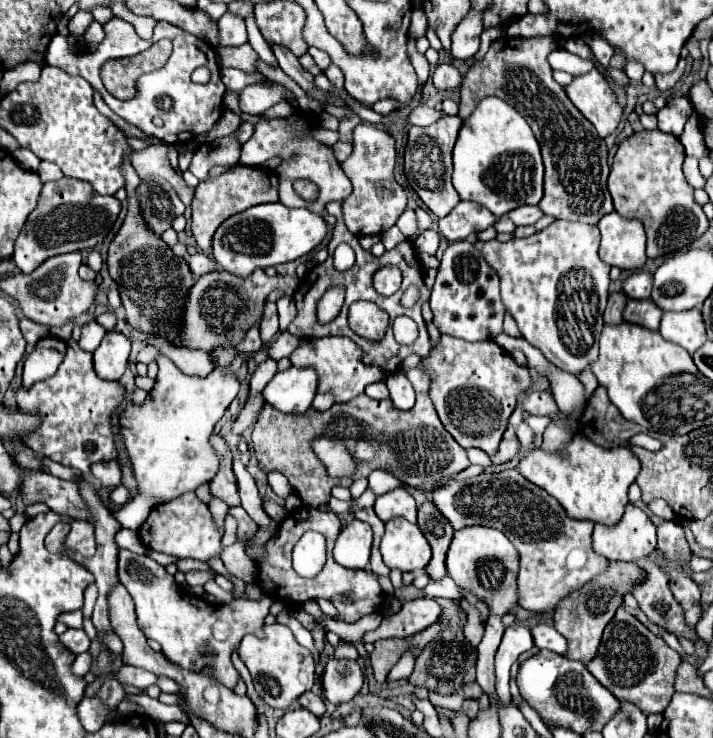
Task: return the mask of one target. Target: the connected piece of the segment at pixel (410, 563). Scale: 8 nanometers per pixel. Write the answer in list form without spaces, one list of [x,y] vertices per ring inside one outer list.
[[[406,518],[386,522],[380,552],[388,568],[398,568],[402,572],[420,572],[430,562],[428,540],[420,532],[418,524],[412,524]]]

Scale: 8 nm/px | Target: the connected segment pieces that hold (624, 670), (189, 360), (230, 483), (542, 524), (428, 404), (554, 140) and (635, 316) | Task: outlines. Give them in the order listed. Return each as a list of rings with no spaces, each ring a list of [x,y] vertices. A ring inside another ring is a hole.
[[[620,608],[602,634],[596,658],[592,658],[592,662],[586,666],[592,670],[592,676],[600,680],[604,688],[612,690],[620,702],[632,702],[648,716],[662,714],[670,704],[678,664],[680,654],[676,650],[672,650],[660,636],[654,636],[642,622]]]
[[[152,338],[148,340],[150,344],[154,344],[162,354],[170,356],[174,360],[174,364],[188,376],[206,376],[214,370],[214,358],[212,354],[204,352],[204,350],[182,350],[182,348],[174,348],[172,344],[164,342],[162,338]]]
[[[212,436],[210,444],[216,448],[216,454],[220,458],[220,470],[210,482],[210,492],[214,498],[220,498],[228,506],[238,506],[238,488],[236,488],[236,476],[232,472],[232,452],[222,436]]]
[[[504,470],[498,474],[478,474],[478,476],[468,478],[464,482],[450,482],[444,488],[430,492],[428,500],[432,500],[436,504],[436,508],[450,520],[454,530],[476,524],[476,526],[498,528],[502,534],[508,536],[508,540],[514,544],[514,548],[520,554],[520,572],[518,572],[520,606],[530,612],[542,614],[542,612],[554,610],[572,590],[584,586],[594,576],[602,574],[610,564],[606,558],[598,556],[592,550],[590,536],[592,536],[594,524],[588,520],[568,518],[556,498],[552,498],[548,492],[544,492],[536,484],[528,482],[518,470]]]
[[[408,370],[408,380],[412,382],[414,390],[416,390],[416,404],[412,410],[408,412],[402,412],[402,410],[396,410],[392,406],[392,400],[372,400],[368,398],[366,394],[346,402],[346,404],[334,404],[330,410],[326,412],[316,412],[316,410],[308,410],[306,414],[298,414],[298,416],[288,416],[288,414],[282,414],[278,410],[274,410],[270,404],[264,406],[262,414],[260,414],[260,420],[256,422],[254,426],[254,452],[256,452],[256,458],[258,458],[258,466],[264,470],[264,472],[282,472],[290,486],[294,488],[294,492],[300,496],[300,500],[306,504],[306,506],[312,506],[312,508],[322,508],[326,506],[326,502],[330,500],[330,490],[332,486],[340,484],[340,486],[348,486],[348,480],[338,480],[336,478],[330,478],[326,474],[326,468],[324,464],[316,458],[316,454],[310,450],[310,440],[316,438],[316,436],[328,436],[332,440],[340,440],[346,448],[354,450],[356,444],[360,440],[374,440],[380,444],[380,452],[374,456],[374,460],[370,462],[360,462],[358,464],[358,470],[354,474],[354,478],[350,480],[358,480],[358,478],[366,478],[372,470],[386,470],[386,472],[392,472],[398,480],[406,482],[408,486],[420,486],[424,482],[434,482],[434,480],[440,480],[442,476],[448,476],[448,474],[456,474],[456,472],[462,472],[464,468],[470,466],[468,458],[466,458],[466,450],[444,430],[442,422],[438,420],[438,414],[432,406],[432,400],[428,396],[428,390],[430,390],[430,378],[422,372],[422,370]]]
[[[498,38],[490,44],[484,58],[470,66],[460,86],[460,118],[468,118],[480,100],[498,96],[518,110],[530,124],[544,158],[544,198],[538,208],[552,218],[598,224],[604,214],[614,210],[610,192],[606,188],[608,178],[608,148],[596,134],[596,128],[568,102],[564,88],[552,78],[548,54],[558,48],[558,40],[552,38]]]
[[[628,300],[624,308],[624,322],[658,330],[662,314],[664,312],[658,306],[654,306],[652,300]]]

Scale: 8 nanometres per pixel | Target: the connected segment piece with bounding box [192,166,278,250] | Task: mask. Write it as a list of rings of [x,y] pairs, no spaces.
[[[242,166],[200,182],[194,190],[194,200],[192,200],[192,234],[196,244],[202,250],[208,250],[212,246],[212,234],[226,218],[250,206],[266,202],[278,202],[278,178],[274,170]]]

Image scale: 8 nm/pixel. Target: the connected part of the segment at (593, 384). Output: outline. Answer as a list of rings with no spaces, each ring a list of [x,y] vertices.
[[[590,368],[583,370],[578,376],[578,379],[585,387],[585,397],[587,402],[590,399],[590,396],[592,396],[594,390],[598,387],[598,382]]]

